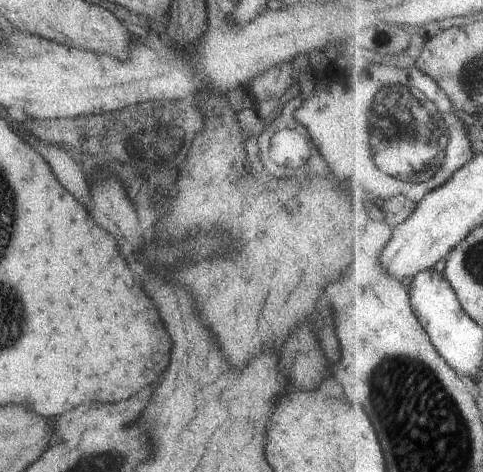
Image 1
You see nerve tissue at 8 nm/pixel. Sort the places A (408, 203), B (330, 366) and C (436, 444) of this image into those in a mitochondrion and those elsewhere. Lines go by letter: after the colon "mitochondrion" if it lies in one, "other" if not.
A: other
B: other
C: mitochondrion

